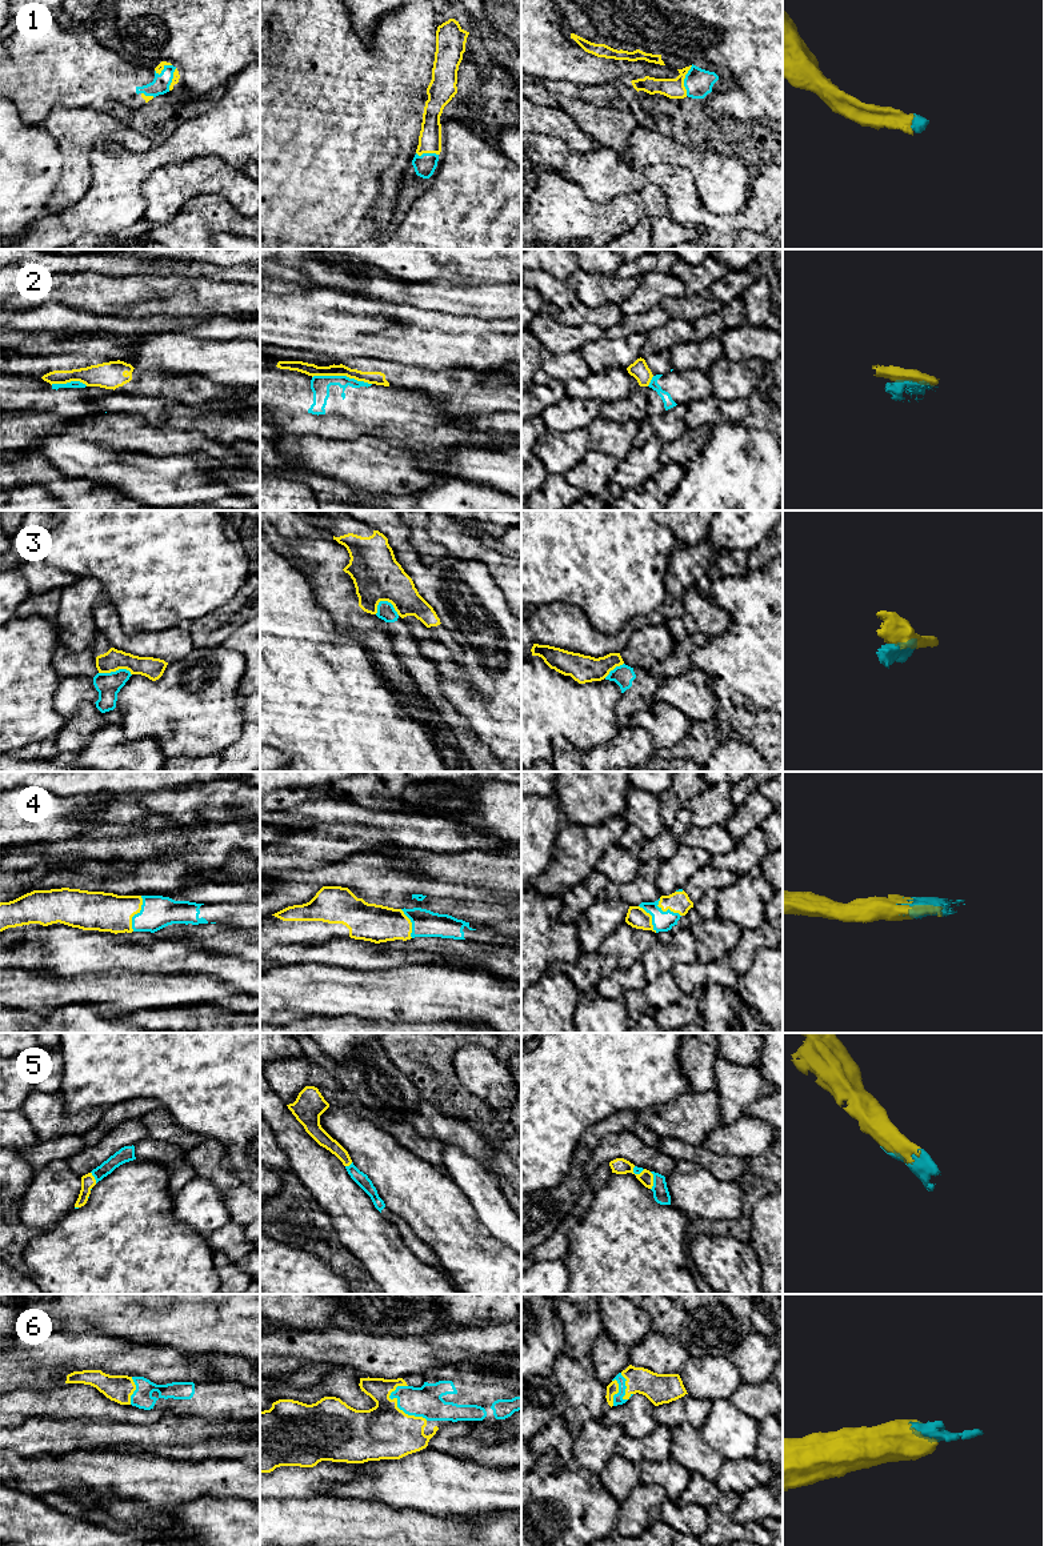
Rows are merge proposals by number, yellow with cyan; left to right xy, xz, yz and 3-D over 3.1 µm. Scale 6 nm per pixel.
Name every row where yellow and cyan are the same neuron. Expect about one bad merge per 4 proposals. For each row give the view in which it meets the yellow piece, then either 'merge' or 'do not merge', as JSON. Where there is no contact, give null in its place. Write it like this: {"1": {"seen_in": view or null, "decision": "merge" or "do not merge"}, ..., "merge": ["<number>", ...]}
{"1": {"seen_in": "yz", "decision": "merge"}, "2": {"seen_in": "xz", "decision": "do not merge"}, "3": {"seen_in": "xz", "decision": "do not merge"}, "4": {"seen_in": "xy", "decision": "merge"}, "5": {"seen_in": "yz", "decision": "merge"}, "6": {"seen_in": "xz", "decision": "merge"}, "merge": ["1", "4", "5", "6"]}

